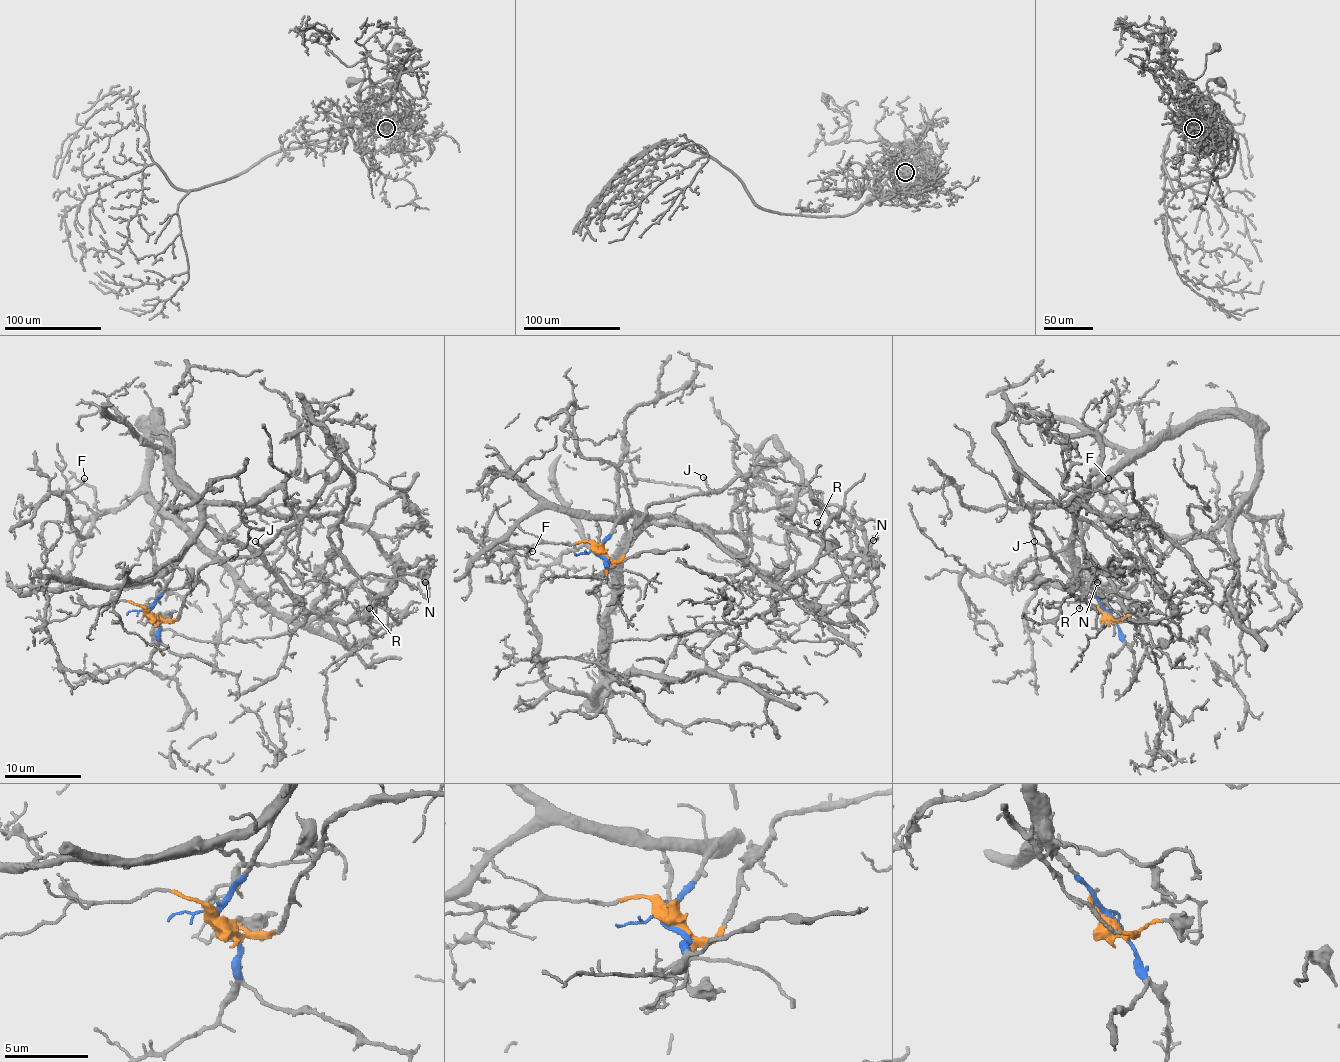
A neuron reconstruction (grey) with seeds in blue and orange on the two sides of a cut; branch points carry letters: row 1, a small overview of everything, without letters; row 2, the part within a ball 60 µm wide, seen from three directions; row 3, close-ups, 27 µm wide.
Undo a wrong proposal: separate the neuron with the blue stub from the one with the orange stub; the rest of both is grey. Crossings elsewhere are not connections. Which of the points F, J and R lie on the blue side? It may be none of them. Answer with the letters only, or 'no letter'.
F

